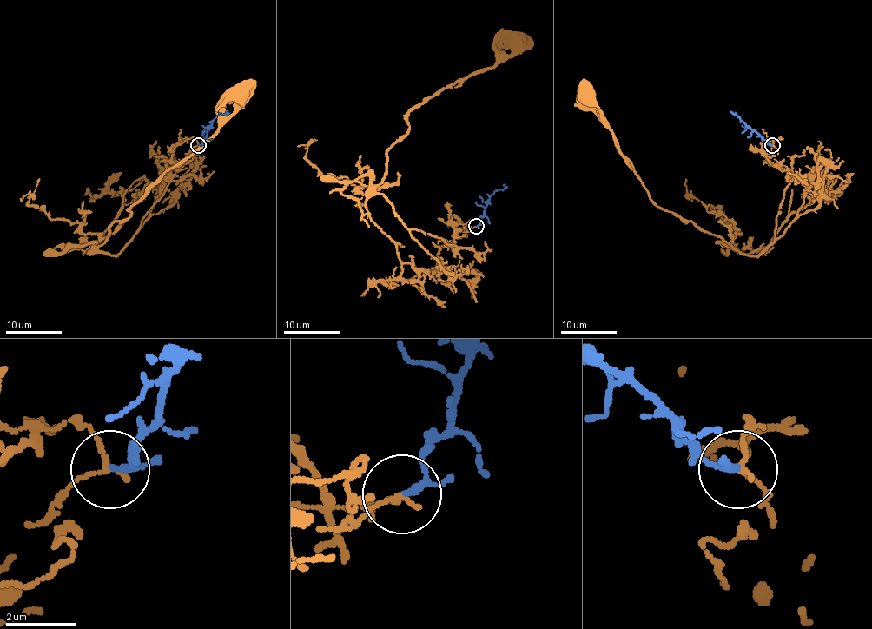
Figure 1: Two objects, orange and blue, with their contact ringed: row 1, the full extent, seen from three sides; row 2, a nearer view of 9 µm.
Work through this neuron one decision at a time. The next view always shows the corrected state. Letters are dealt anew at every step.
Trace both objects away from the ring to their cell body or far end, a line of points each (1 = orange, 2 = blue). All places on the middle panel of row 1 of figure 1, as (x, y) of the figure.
1: (475, 226), (452, 215), (452, 244), (409, 230), (375, 188), (408, 113), (488, 69), (516, 37)
2: (477, 226), (488, 199), (498, 189), (505, 188), (503, 183)

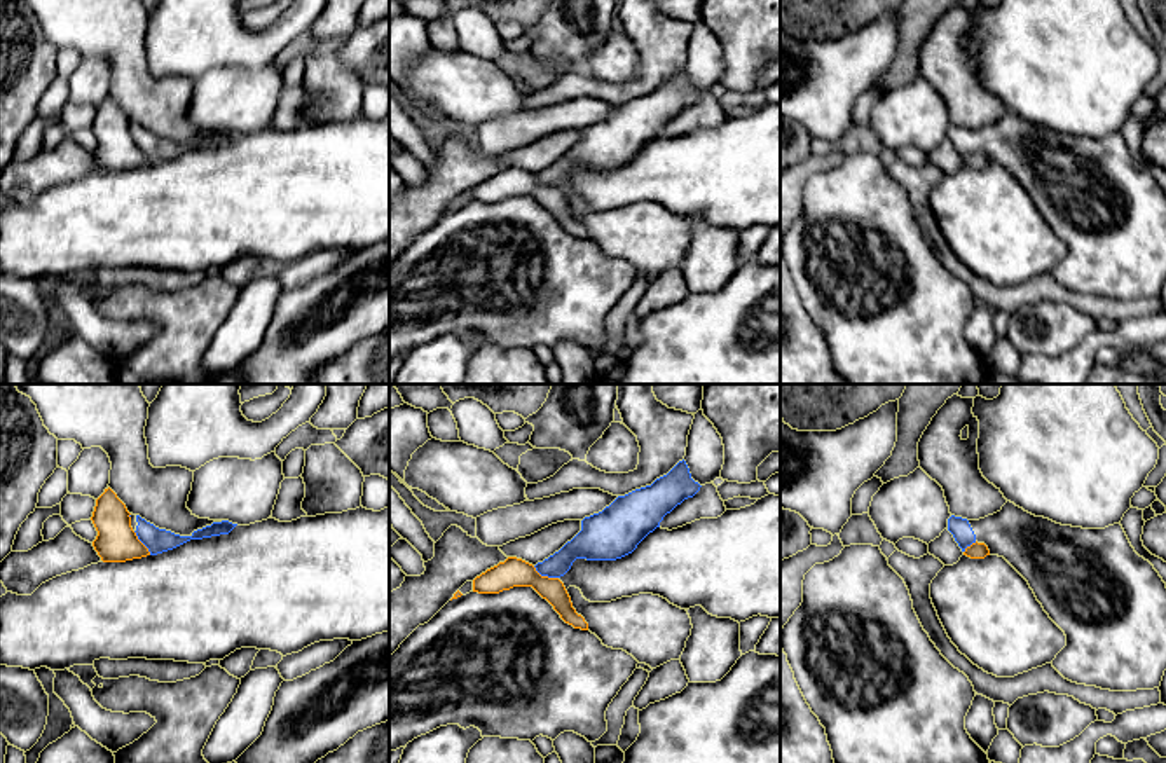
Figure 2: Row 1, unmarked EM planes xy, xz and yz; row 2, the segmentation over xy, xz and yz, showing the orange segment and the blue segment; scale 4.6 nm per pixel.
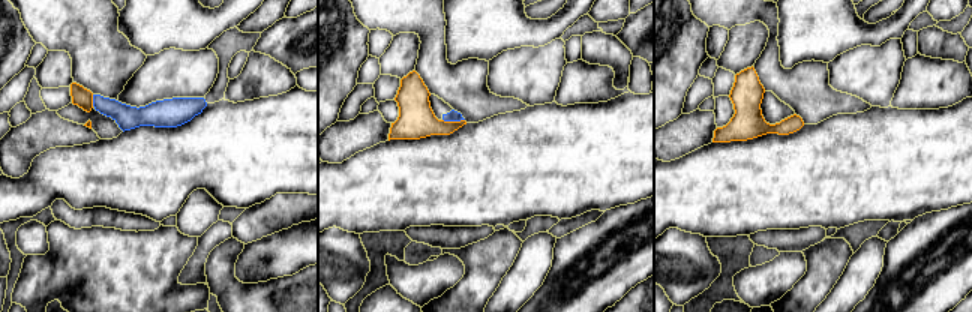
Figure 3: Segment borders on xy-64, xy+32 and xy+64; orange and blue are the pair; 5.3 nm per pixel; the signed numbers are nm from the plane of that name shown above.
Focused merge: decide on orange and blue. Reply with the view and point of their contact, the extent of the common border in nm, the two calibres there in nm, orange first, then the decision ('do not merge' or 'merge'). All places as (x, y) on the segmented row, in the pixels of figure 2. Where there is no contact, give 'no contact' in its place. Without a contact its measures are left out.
meets orange in xz at (545, 577); contact 130 nm long; 130 nm thick on the orange side, 140 nm on the other; do not merge

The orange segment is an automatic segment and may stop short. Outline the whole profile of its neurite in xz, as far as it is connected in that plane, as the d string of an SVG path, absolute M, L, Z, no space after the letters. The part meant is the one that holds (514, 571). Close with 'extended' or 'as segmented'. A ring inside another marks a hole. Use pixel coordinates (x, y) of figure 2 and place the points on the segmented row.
M508 557L473 580L473 592L478 594L499 594L513 587L532 587L566 623L588 630L585 618L573 608L564 583L559 578L541 576L532 564L522 559Z | as segmented

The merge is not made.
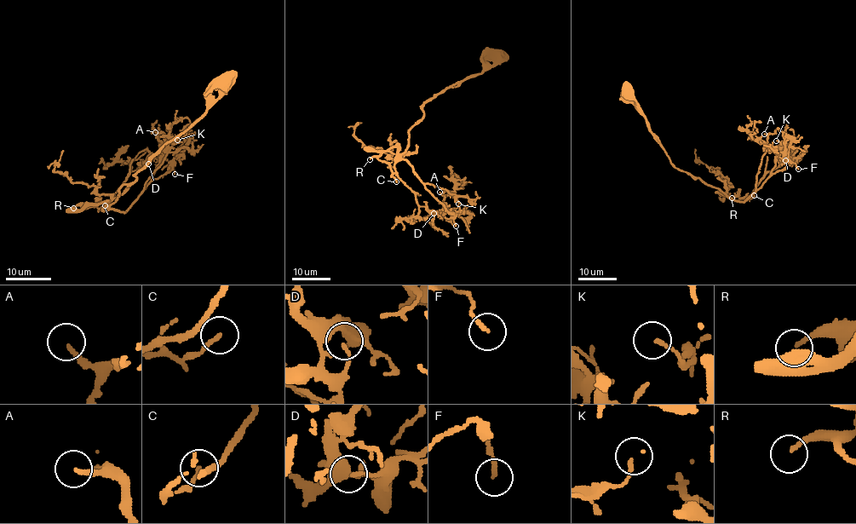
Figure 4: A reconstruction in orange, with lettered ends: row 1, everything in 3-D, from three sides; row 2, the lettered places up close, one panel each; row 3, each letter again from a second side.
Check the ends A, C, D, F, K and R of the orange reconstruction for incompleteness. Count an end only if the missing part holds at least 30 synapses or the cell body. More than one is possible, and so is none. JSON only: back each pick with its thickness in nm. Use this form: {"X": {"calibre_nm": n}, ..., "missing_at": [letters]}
{"A": {"calibre_nm": 150}, "C": {"calibre_nm": 140}, "R": {"calibre_nm": 160}, "missing_at": ["A", "C", "R"]}

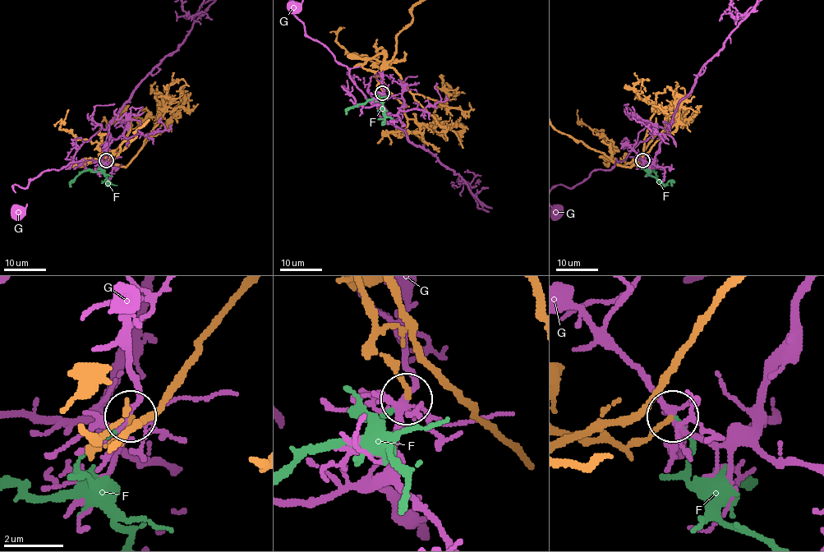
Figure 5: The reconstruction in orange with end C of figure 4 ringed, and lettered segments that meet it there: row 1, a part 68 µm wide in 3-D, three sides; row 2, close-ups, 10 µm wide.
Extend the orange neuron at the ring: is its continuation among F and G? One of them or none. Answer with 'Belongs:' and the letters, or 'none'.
Belongs: F

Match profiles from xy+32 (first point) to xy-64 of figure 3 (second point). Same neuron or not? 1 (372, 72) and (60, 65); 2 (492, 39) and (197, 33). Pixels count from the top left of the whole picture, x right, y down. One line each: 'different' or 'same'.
1: different
2: same

